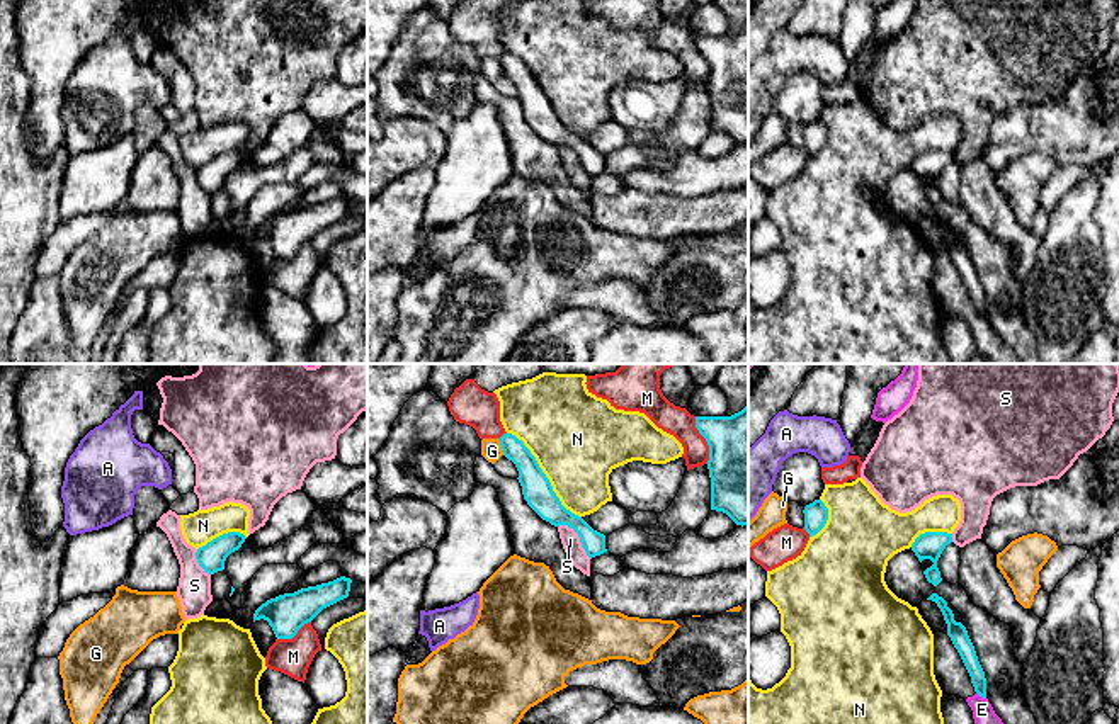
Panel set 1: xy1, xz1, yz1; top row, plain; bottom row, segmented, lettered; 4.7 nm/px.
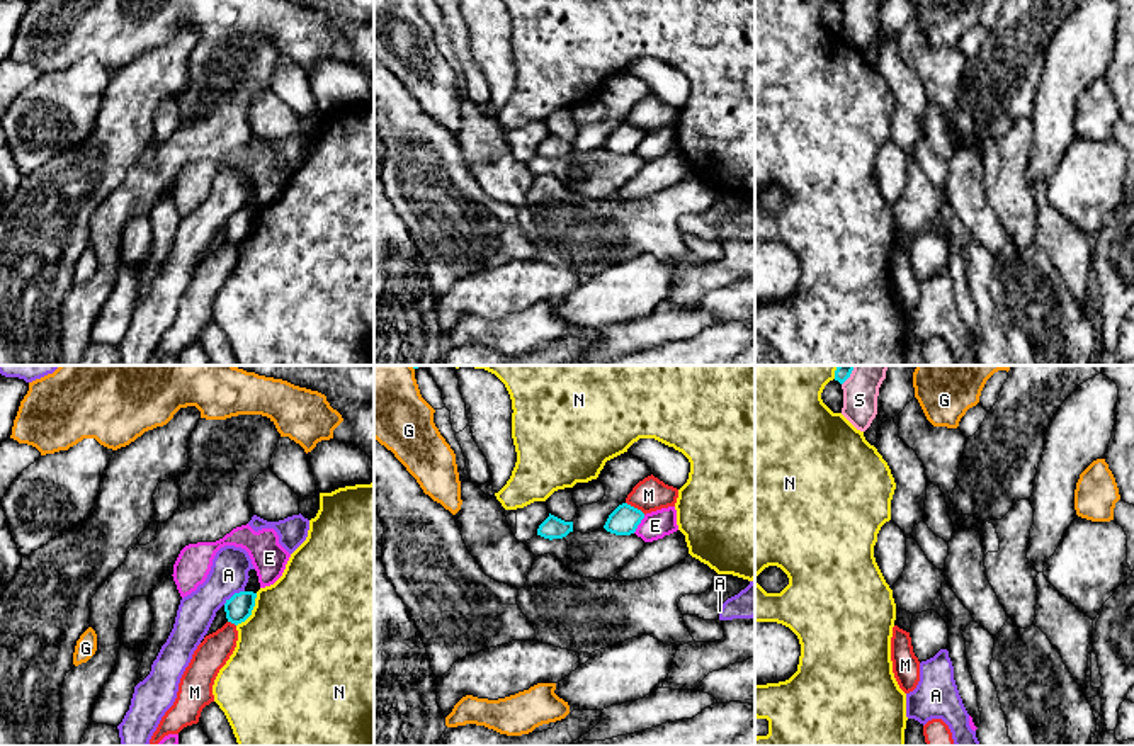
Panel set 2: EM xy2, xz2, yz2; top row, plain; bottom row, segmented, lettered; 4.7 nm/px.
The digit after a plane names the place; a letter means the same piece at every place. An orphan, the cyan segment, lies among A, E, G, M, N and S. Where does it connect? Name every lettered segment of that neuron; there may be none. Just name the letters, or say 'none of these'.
M

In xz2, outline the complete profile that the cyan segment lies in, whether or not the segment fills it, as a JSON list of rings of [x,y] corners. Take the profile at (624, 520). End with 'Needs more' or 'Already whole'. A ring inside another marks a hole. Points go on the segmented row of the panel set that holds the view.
[[[627,503],[619,505],[607,518],[604,528],[615,535],[631,535],[644,518],[644,513]]]. Already whole

